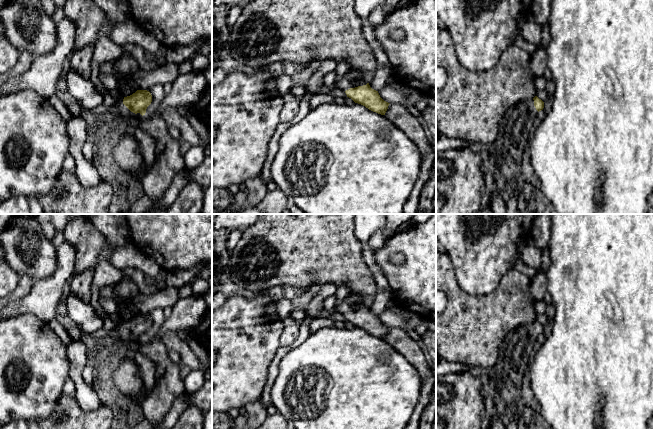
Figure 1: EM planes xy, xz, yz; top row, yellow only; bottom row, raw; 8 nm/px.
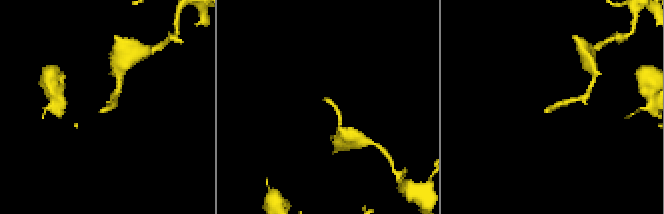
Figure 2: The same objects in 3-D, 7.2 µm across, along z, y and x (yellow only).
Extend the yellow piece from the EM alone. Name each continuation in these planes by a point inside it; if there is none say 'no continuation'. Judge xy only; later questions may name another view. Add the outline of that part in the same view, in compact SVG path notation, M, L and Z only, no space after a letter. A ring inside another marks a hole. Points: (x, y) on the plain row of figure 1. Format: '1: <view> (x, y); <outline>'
1: xy (123, 338); M122 322L119 326L115 327L115 331L117 333L117 337L115 338L116 344L120 346L126 346L130 343L138 343L142 339L140 337L133 337L131 336L124 328Z

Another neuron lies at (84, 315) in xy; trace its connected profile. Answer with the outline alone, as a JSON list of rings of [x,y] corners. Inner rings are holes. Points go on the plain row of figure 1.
[[[72,290],[66,297],[68,316],[83,333],[92,333],[103,327],[103,319],[97,315],[97,310],[76,296]]]

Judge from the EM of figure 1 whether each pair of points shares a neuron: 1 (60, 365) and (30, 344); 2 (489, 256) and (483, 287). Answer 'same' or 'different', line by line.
1: same
2: same

